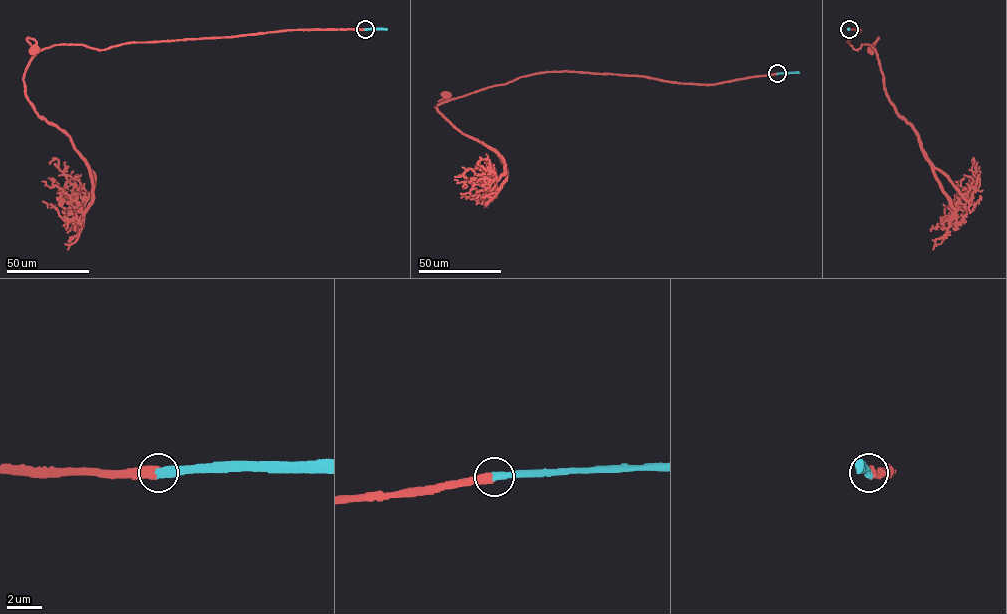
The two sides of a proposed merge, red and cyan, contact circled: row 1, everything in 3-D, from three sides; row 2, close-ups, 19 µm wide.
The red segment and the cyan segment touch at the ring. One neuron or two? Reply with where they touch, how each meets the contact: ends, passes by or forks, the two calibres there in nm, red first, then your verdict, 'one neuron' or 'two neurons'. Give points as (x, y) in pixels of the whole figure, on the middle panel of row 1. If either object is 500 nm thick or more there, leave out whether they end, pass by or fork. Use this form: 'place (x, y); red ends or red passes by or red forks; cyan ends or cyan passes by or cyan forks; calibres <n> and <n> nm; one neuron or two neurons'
place (777, 73); calibres 550 and 460 nm; one neuron

